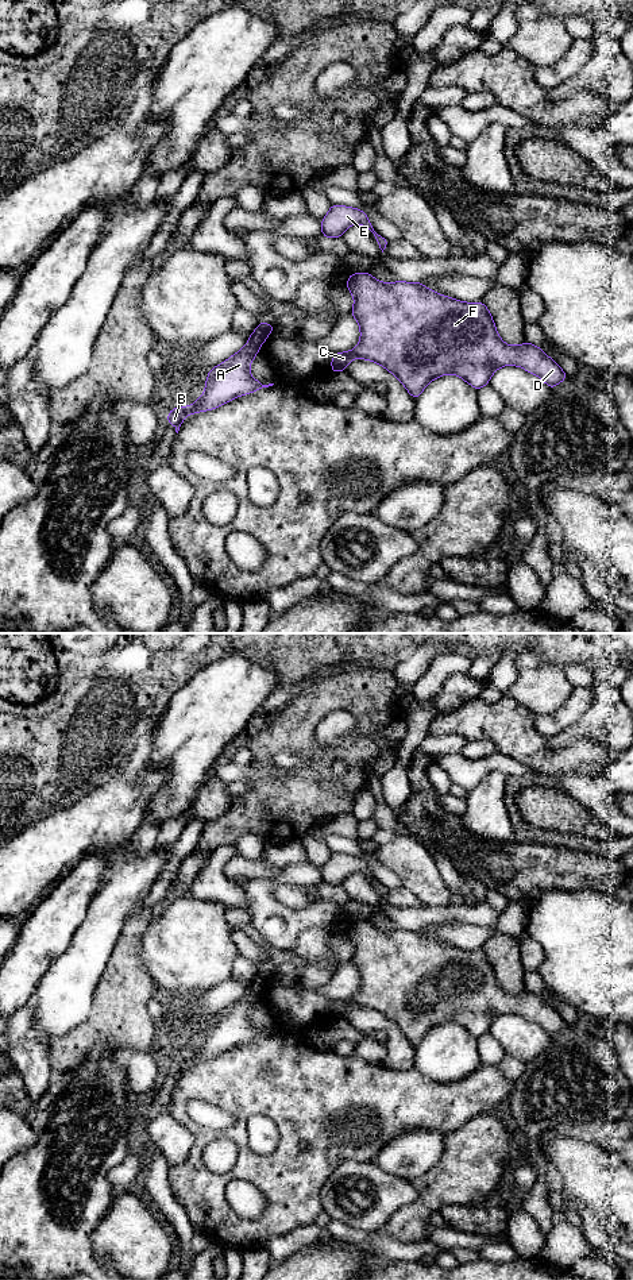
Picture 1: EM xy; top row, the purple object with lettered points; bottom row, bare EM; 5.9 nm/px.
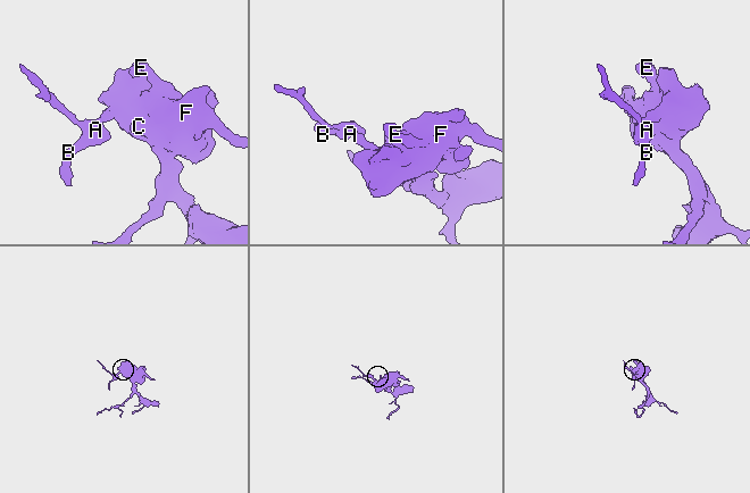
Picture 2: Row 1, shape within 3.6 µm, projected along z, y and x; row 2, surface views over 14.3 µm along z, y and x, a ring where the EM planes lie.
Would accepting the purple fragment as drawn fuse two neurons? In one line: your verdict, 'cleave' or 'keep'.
cleave

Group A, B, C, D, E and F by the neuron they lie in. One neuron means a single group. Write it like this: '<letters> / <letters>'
A B / C D E F

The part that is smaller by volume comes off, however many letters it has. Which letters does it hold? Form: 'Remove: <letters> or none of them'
Remove: A, B

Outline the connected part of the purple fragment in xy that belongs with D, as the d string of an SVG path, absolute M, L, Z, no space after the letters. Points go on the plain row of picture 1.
M354 921L347 928L347 936L354 944L351 963L356 967L360 976L359 992L346 1001L336 1001L331 1009L332 1021L346 1019L347 1013L355 1007L375 1010L393 1021L416 1048L425 1034L445 1022L456 1022L476 1038L486 1034L491 1023L502 1014L520 1014L524 1018L540 1025L549 1037L564 1029L568 1023L552 1009L540 995L528 990L521 994L509 994L499 986L494 968L487 955L479 951L463 951L448 944L441 944L429 938L421 930L385 932L368 921Z

